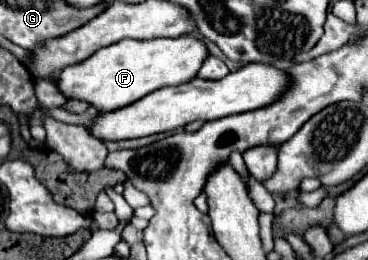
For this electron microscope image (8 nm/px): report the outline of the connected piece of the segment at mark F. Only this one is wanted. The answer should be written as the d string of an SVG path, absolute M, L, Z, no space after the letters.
M188 34L178 38L120 40L98 50L88 60L64 68L56 80L56 86L66 98L74 96L90 102L100 112L112 112L144 98L158 88L190 82L192 78L196 78L202 62L208 56L210 52L204 40Z

